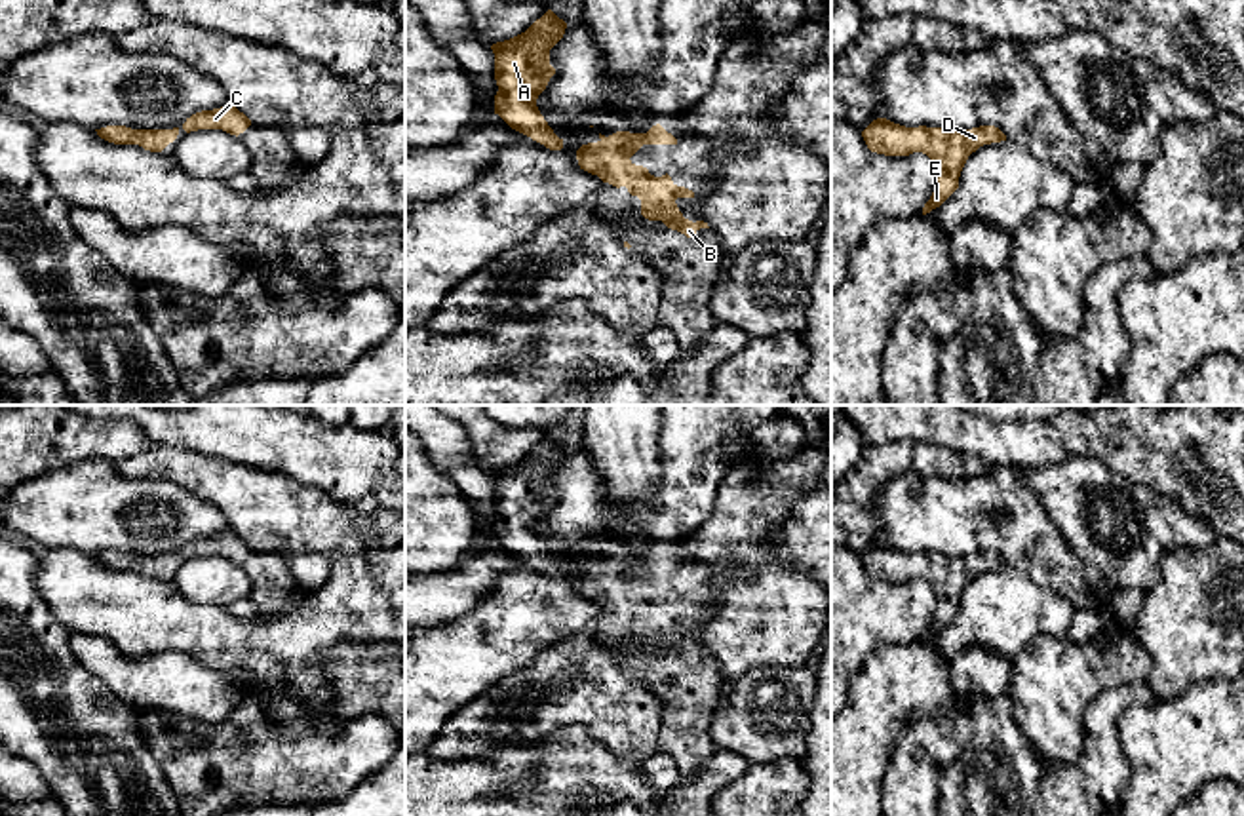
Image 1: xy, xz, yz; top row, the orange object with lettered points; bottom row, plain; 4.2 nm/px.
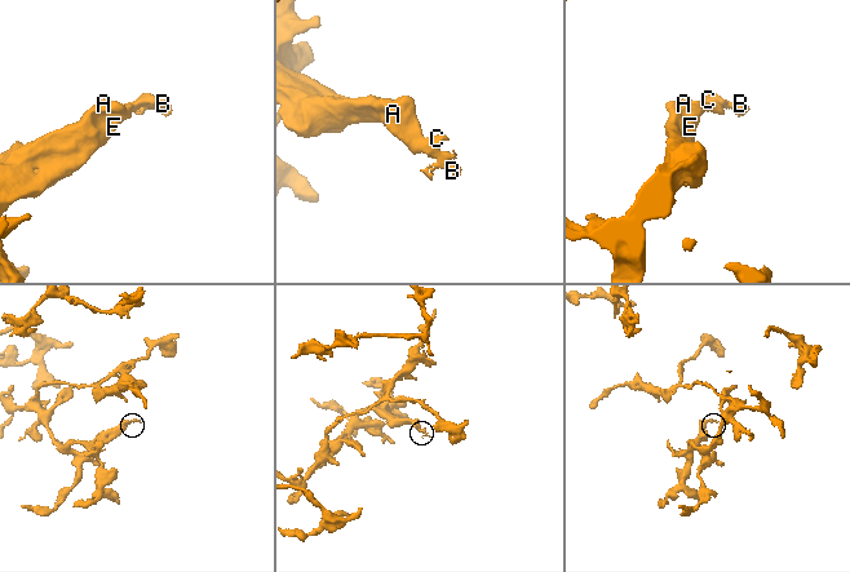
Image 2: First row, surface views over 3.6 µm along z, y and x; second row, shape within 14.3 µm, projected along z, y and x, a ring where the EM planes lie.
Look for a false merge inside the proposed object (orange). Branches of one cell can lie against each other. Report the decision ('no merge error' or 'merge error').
no merge error

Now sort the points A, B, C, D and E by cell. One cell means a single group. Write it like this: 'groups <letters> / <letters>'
groups A B C D E

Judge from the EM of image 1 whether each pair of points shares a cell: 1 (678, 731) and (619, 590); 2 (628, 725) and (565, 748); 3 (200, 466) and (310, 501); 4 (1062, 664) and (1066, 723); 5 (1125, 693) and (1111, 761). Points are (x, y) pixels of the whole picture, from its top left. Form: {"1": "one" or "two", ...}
{"1": "one", "2": "two", "3": "one", "4": "one", "5": "one"}

